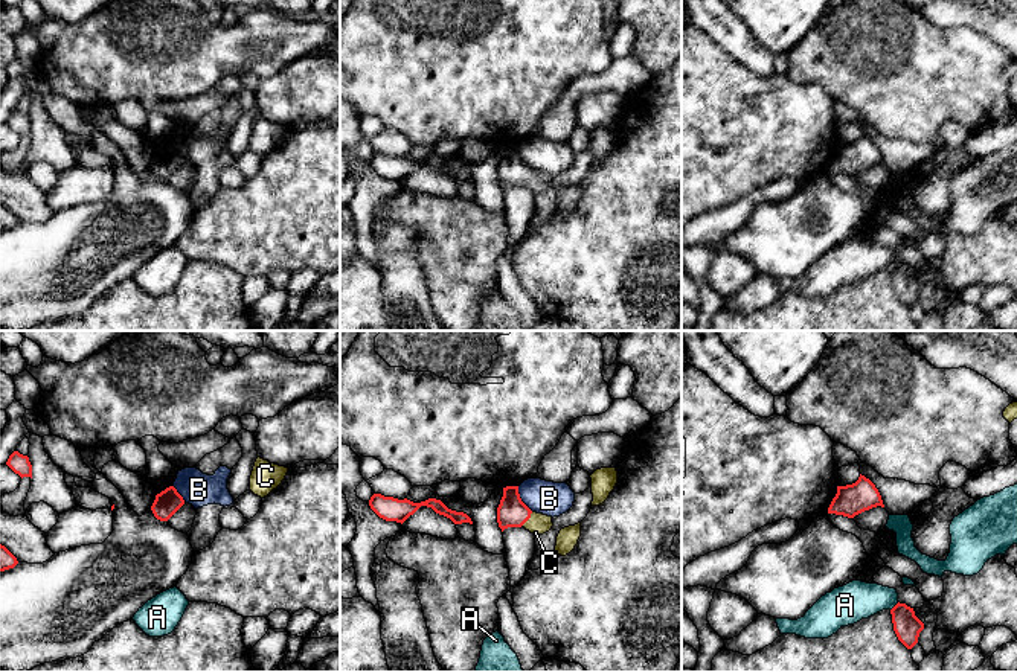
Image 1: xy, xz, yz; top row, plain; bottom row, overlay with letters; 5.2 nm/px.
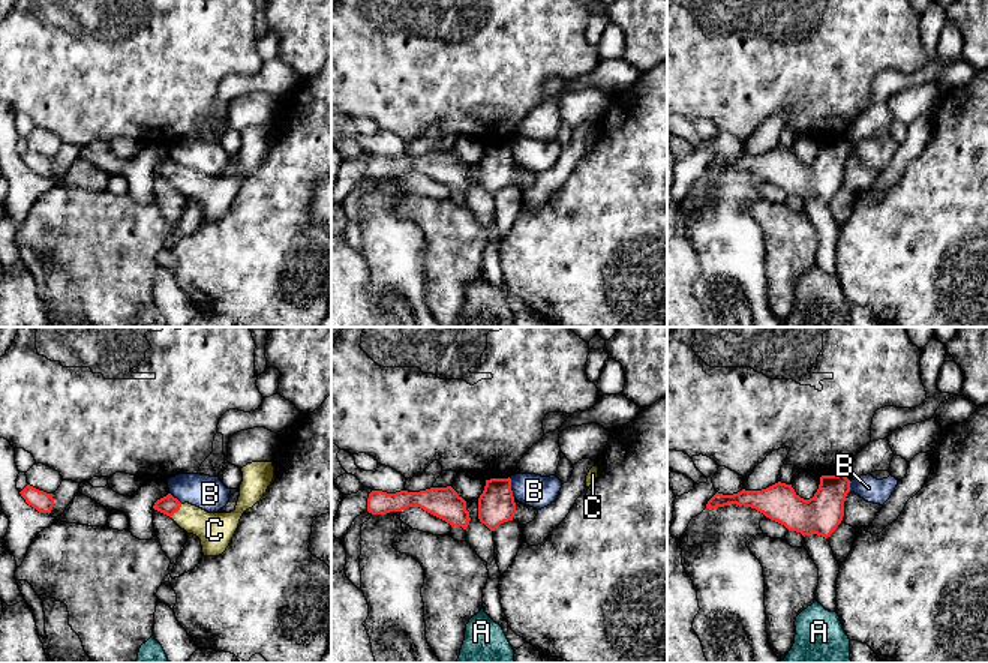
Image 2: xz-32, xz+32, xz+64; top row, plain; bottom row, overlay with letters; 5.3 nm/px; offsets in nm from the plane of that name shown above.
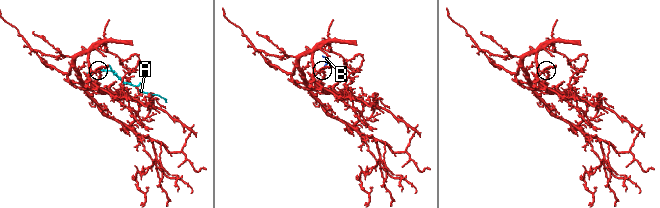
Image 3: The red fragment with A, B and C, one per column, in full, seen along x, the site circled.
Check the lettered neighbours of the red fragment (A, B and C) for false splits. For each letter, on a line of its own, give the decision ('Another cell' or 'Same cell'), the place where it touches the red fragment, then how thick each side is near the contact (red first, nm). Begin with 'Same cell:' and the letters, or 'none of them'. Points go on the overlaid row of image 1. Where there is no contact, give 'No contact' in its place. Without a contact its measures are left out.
Same cell: C
A: Another cell. Touches red at yz (894, 607). Thickness 140 nm (red) against 200 nm
B: Another cell. Touches red at xz (520, 499). Thickness 160 nm (red) against 180 nm
C: Same cell. Touches red at xz (528, 518). Thickness 160 nm (red) against 110 nm

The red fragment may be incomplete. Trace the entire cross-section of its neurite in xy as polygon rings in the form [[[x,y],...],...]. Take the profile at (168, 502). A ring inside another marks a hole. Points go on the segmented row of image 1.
[[[169,486],[156,495],[151,510],[157,520],[168,521],[183,504],[183,497],[174,486]]]

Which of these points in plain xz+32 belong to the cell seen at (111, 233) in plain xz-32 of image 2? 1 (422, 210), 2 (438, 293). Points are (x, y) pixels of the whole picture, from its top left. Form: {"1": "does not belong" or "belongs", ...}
{"1": "belongs", "2": "belongs"}

